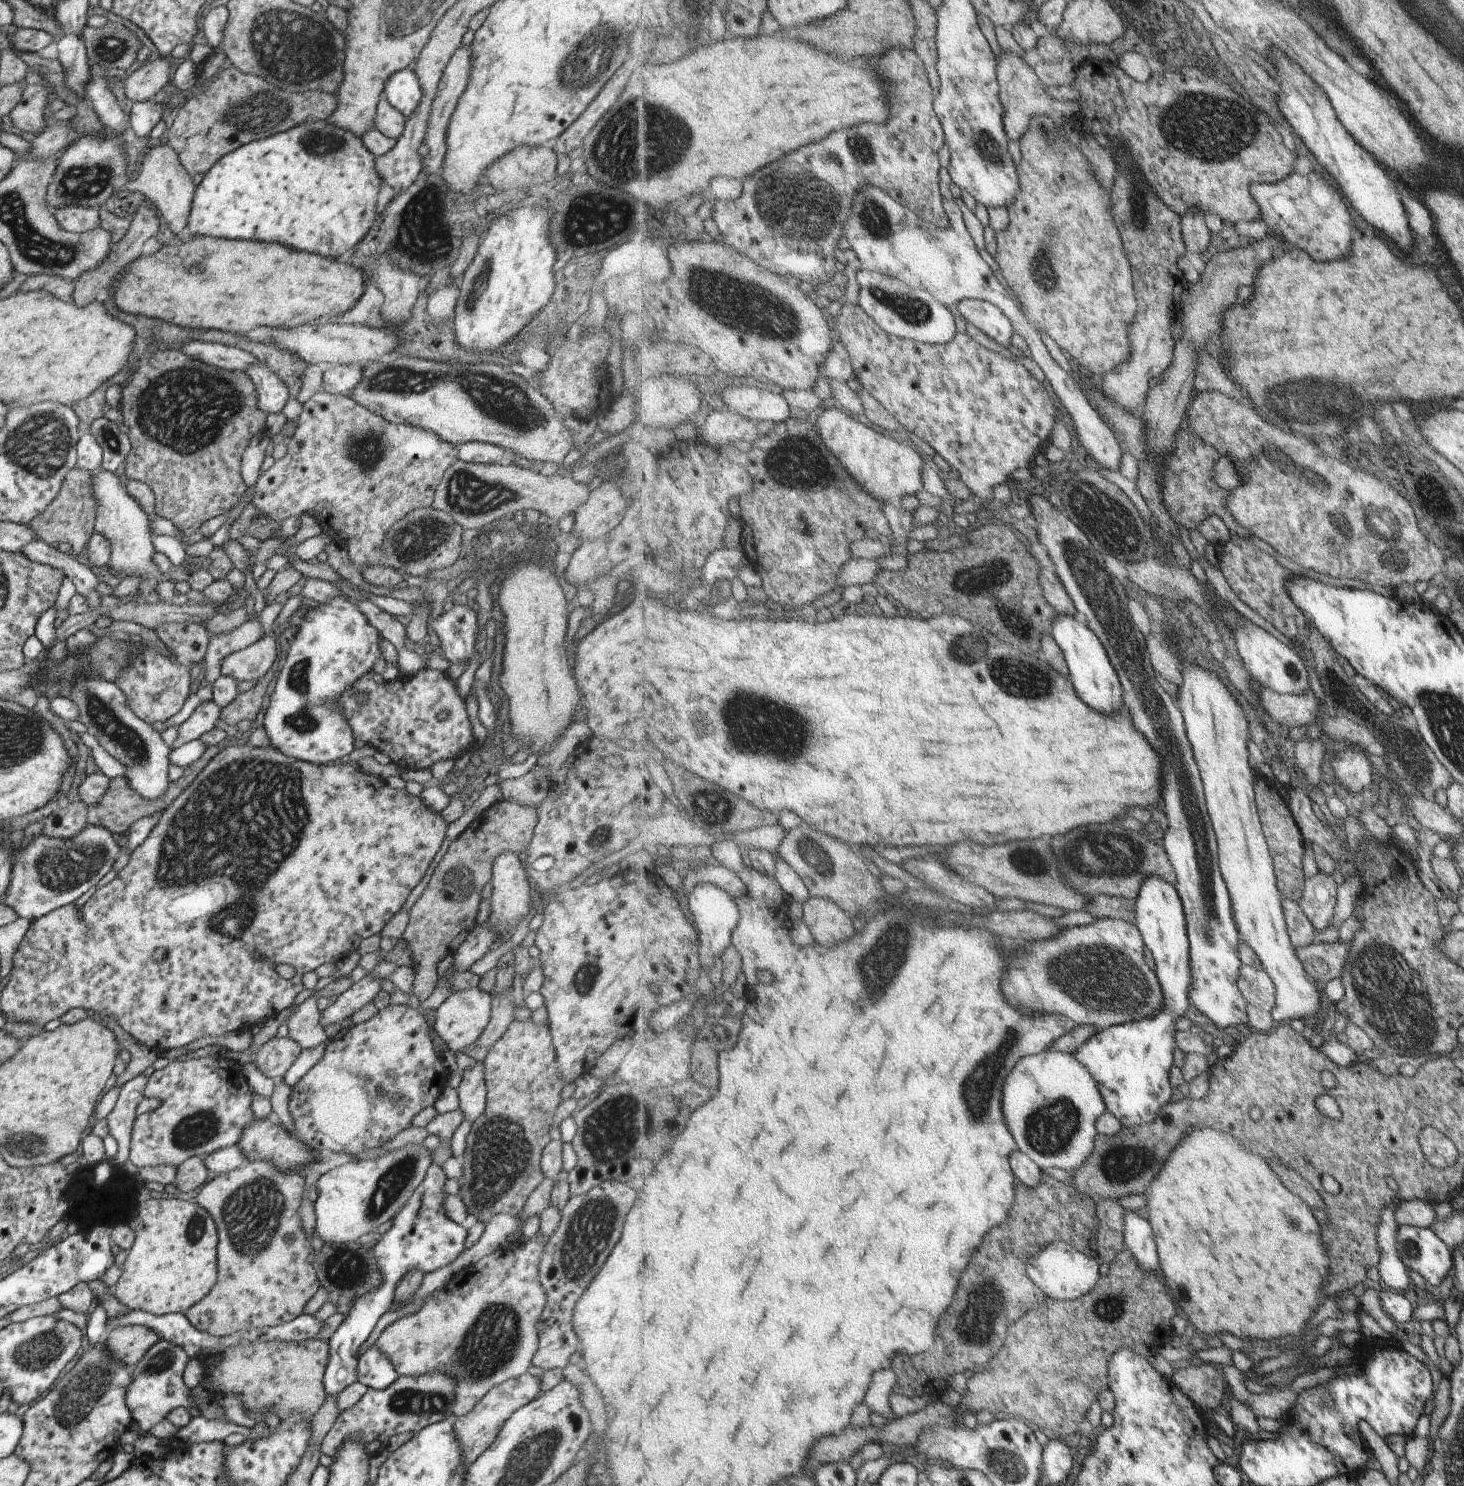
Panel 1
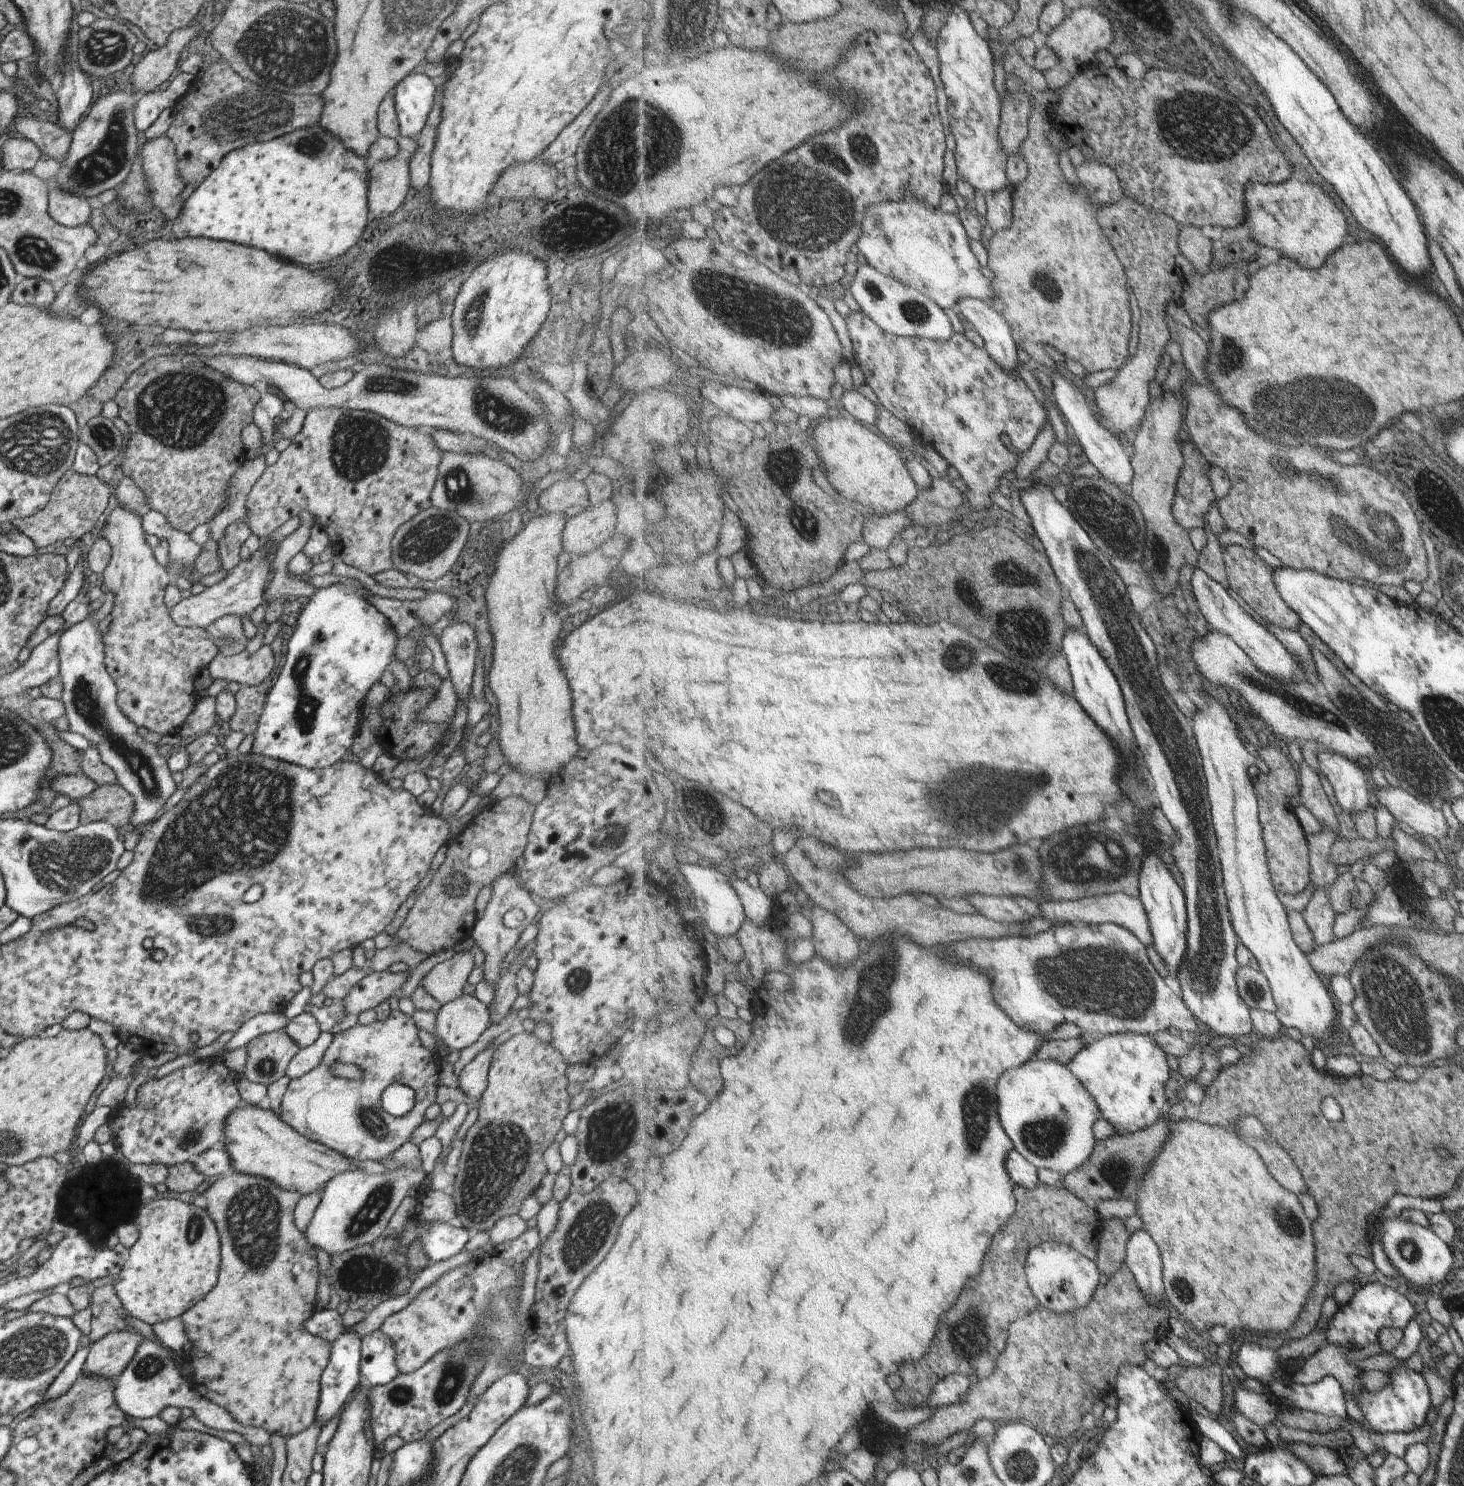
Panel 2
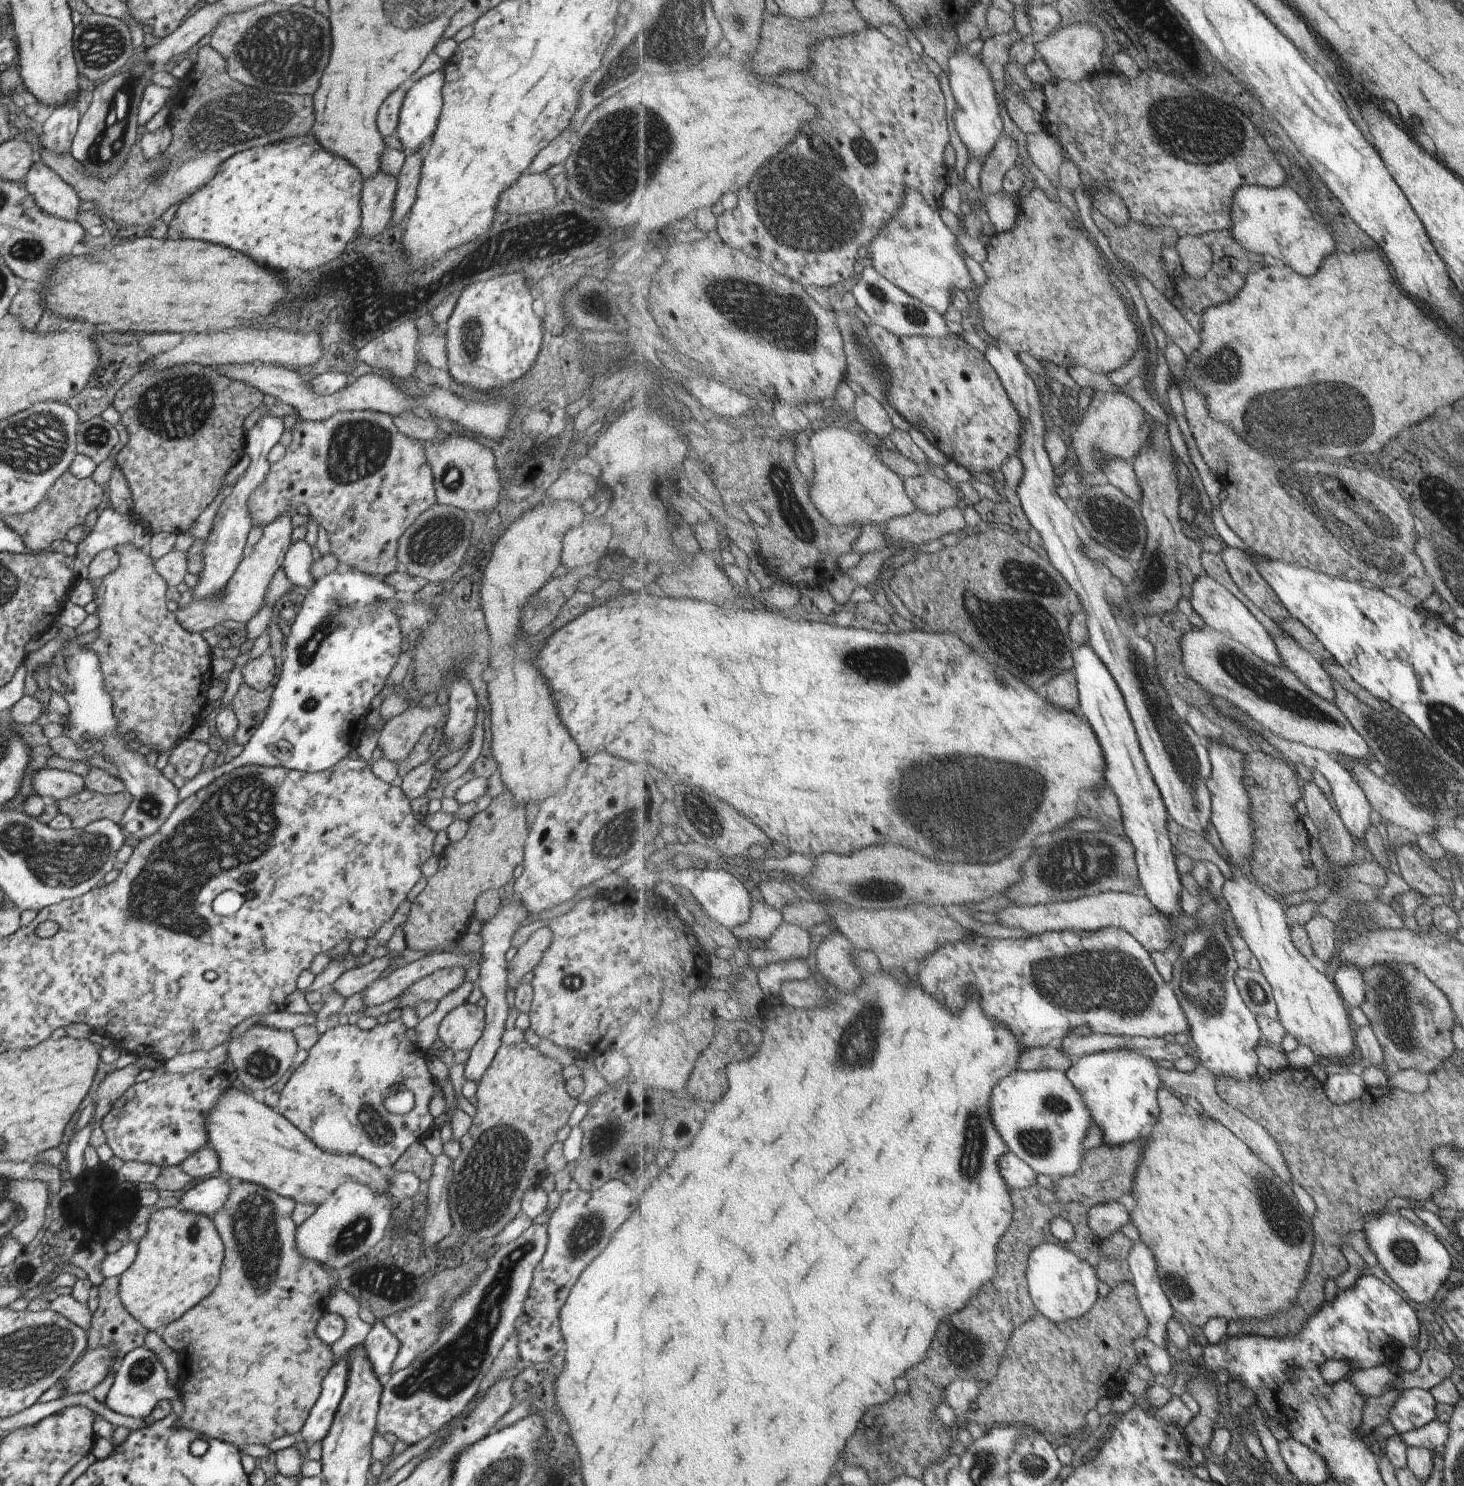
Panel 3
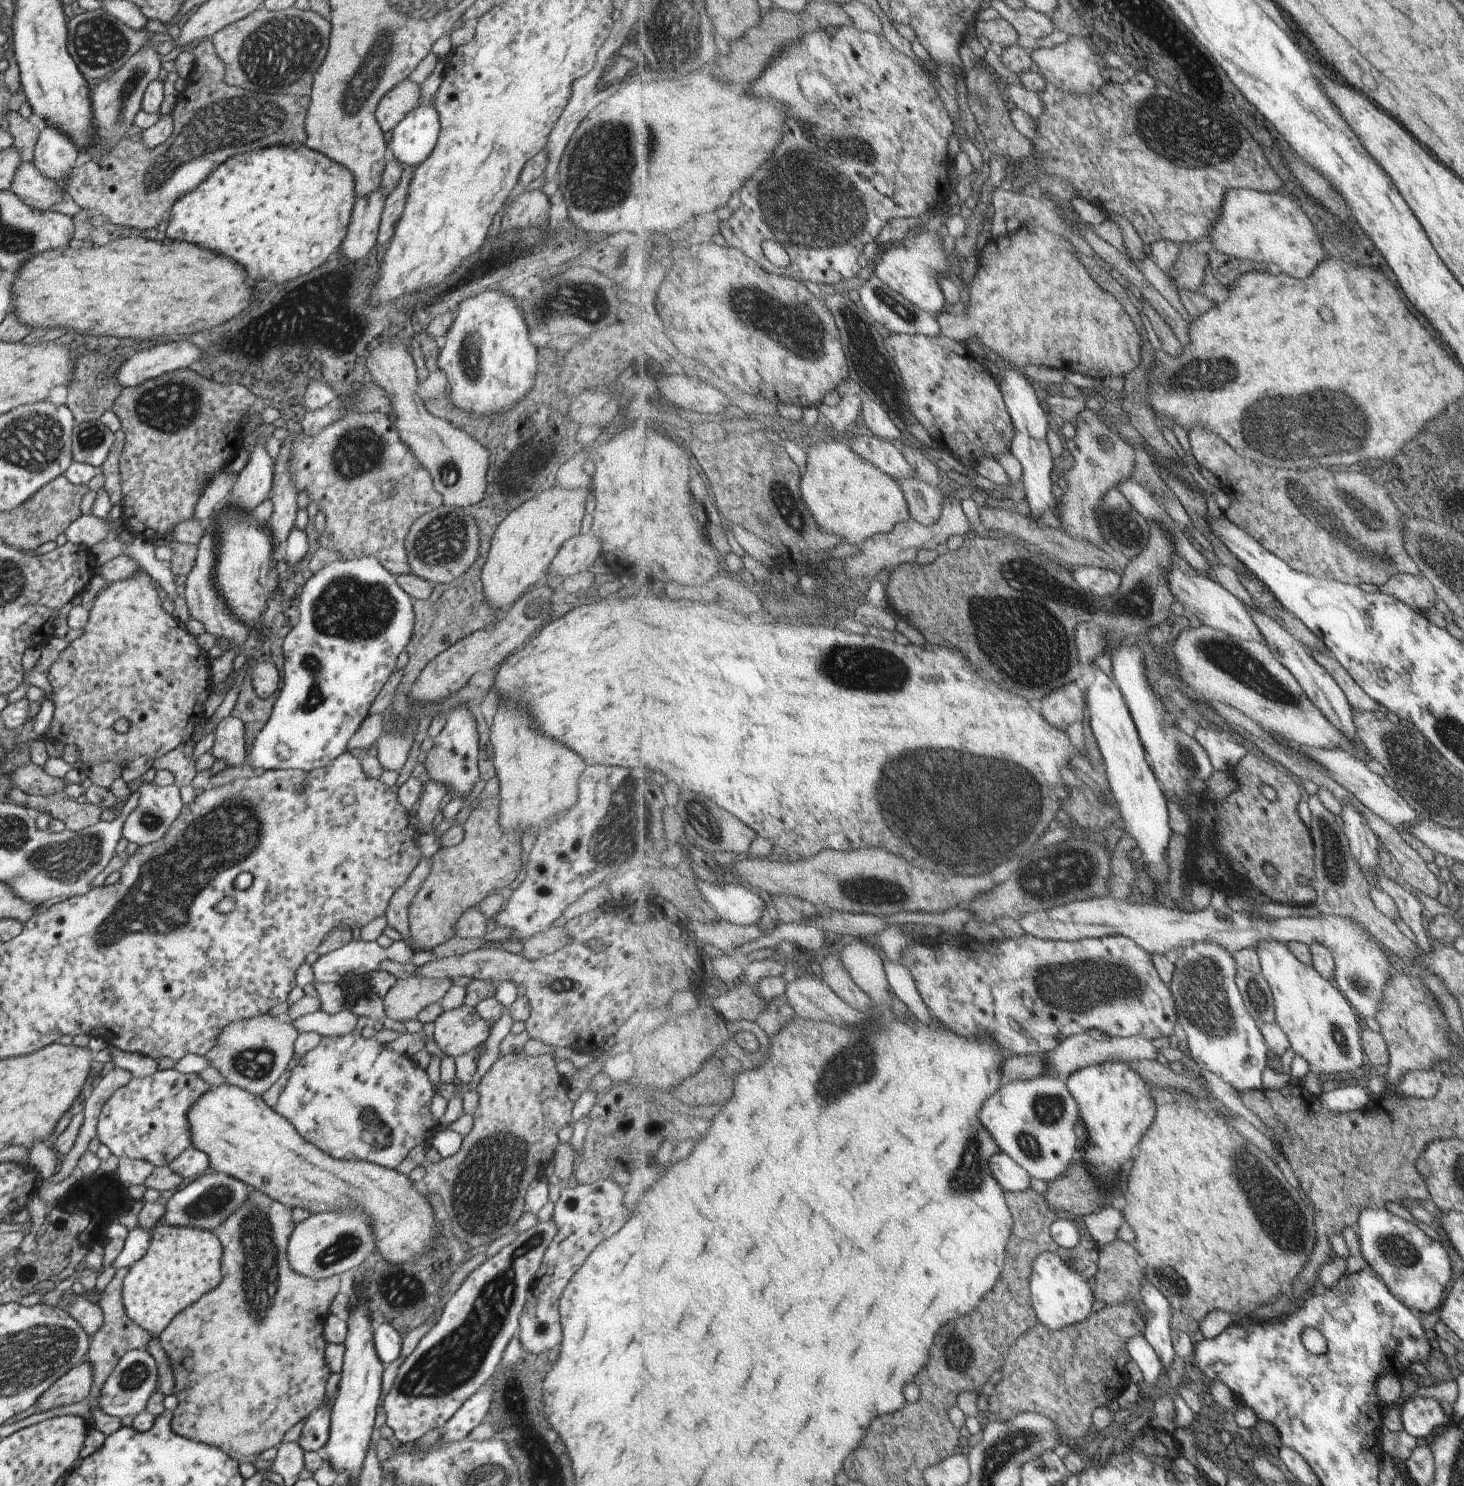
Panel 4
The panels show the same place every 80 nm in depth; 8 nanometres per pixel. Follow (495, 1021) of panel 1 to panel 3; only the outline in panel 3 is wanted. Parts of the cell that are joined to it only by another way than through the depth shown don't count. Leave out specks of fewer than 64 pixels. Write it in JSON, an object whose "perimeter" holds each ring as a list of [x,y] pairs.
{"perimeter":[[[545,923],[542,928],[538,928],[530,936],[526,944],[522,944],[518,948],[518,952],[516,952],[516,956],[507,972],[507,984],[516,990],[519,981],[540,963],[540,960],[545,956],[545,953],[550,949],[552,944],[553,931]]]}

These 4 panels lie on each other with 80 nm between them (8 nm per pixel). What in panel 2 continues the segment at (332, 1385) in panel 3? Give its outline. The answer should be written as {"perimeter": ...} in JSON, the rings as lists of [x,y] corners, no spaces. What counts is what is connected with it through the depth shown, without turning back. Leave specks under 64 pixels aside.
{"perimeter":[[[347,1330],[332,1343],[332,1350],[329,1363],[321,1376],[321,1393],[318,1406],[315,1412],[315,1422],[321,1427],[326,1426],[340,1408],[348,1400],[348,1396],[360,1384],[360,1359],[361,1359],[361,1339],[354,1334],[348,1334]]]}

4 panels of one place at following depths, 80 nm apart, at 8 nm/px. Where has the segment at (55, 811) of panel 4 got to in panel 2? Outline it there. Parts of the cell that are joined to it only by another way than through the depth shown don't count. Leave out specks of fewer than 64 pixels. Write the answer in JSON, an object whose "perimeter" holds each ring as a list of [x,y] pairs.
{"perimeter":[[[120,784],[96,787],[89,795],[76,800],[79,806],[79,824],[108,821],[117,829],[128,826],[129,816],[135,809],[134,797]]]}

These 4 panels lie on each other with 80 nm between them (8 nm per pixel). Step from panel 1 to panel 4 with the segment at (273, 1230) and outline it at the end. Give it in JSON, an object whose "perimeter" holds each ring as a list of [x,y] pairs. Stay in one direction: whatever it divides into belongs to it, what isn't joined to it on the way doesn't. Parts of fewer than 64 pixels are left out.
{"perimeter":[[[253,1187],[246,1202],[214,1228],[222,1244],[221,1282],[198,1302],[178,1314],[157,1336],[174,1372],[178,1407],[170,1422],[174,1434],[216,1446],[238,1463],[258,1460],[268,1448],[278,1448],[286,1432],[322,1404],[332,1372],[326,1364],[322,1330],[330,1305],[340,1292],[340,1276],[313,1280],[296,1274],[288,1262],[288,1242],[294,1231],[292,1208]]]}

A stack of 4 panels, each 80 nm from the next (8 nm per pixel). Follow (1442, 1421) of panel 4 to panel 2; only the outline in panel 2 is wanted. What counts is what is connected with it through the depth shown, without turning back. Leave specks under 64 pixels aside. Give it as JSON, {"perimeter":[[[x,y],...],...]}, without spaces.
{"perimeter":[[[1400,1368],[1397,1372],[1387,1375],[1392,1378],[1392,1384],[1382,1391],[1370,1392],[1367,1389],[1362,1395],[1352,1393],[1348,1402],[1351,1412],[1360,1409],[1366,1422],[1377,1432],[1410,1432],[1414,1428],[1420,1428],[1430,1412],[1430,1394],[1424,1378],[1419,1372],[1412,1372],[1412,1369],[1408,1368]]]}

